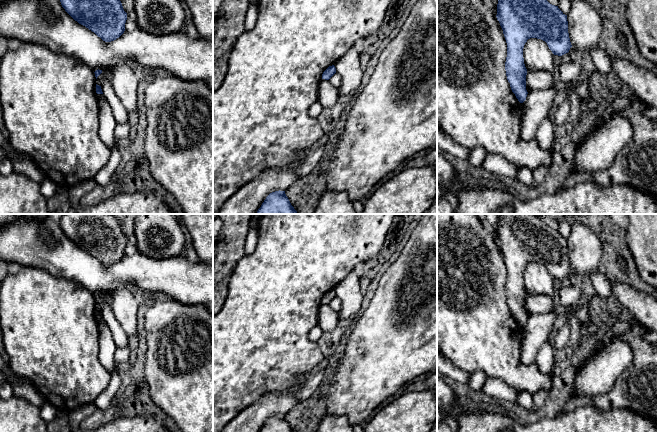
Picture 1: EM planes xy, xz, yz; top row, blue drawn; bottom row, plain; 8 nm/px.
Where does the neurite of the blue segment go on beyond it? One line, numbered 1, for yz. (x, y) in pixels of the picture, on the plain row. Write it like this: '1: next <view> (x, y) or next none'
1: next none

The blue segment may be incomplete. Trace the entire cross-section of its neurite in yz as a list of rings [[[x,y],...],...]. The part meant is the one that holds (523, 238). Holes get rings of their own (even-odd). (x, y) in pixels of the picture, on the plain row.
[[[498,214],[497,244],[503,254],[507,267],[507,281],[505,294],[507,304],[512,316],[520,327],[527,321],[526,299],[527,293],[524,288],[523,272],[530,262],[545,265],[554,279],[562,280],[569,276],[572,271],[569,257],[567,239],[558,230],[550,228],[537,214]]]

